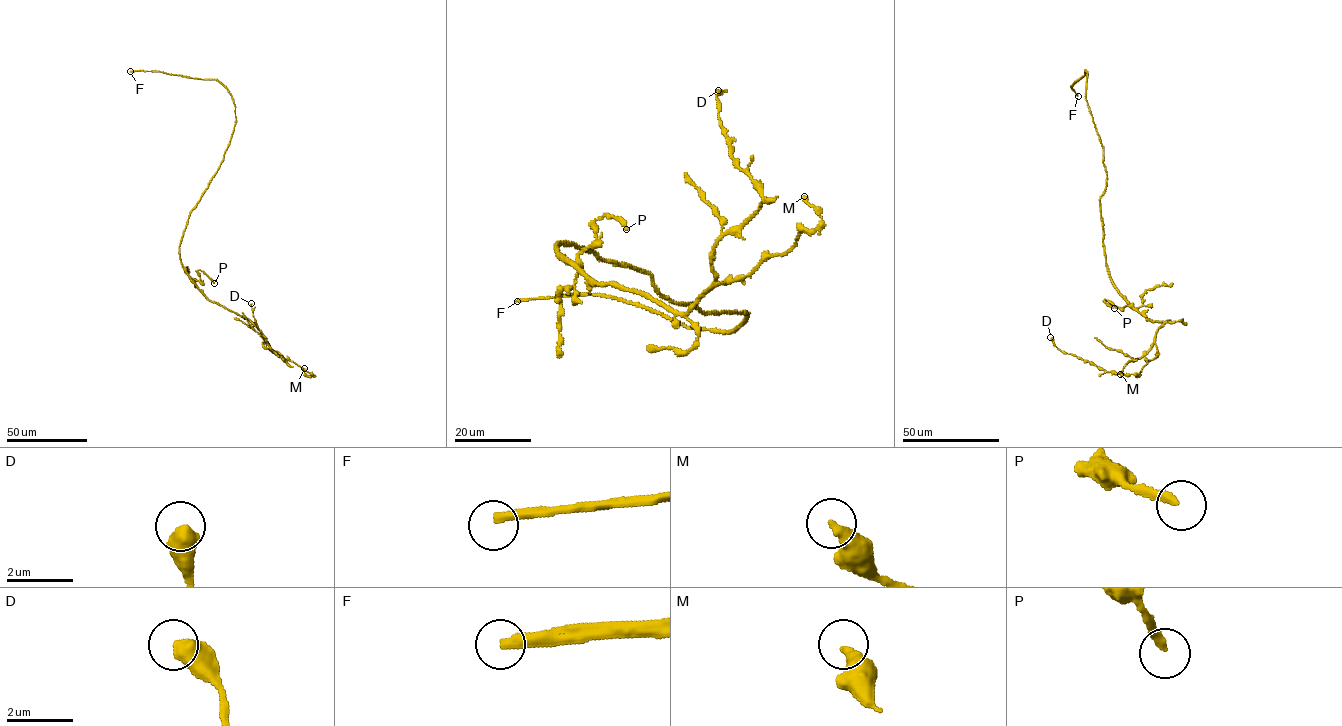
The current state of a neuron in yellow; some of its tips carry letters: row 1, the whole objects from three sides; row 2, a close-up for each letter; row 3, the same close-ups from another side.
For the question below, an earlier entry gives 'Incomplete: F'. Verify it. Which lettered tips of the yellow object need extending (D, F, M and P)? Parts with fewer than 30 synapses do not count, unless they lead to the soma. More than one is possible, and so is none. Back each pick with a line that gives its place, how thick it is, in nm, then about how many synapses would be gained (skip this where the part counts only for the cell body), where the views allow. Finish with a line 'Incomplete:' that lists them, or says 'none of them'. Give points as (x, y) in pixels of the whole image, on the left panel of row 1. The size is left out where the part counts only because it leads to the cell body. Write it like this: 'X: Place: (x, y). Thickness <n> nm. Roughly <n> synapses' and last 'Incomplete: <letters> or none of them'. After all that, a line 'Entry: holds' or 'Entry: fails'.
F: Place: (130, 71). Thickness 300 nm. Roughly 850 synapses
Incomplete: F
Entry: holds

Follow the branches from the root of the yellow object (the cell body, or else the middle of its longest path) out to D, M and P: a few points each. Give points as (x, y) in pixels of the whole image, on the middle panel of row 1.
D: (564, 245), (556, 252), (601, 285), (690, 310), (715, 282), (720, 239), (762, 201), (732, 157), (718, 90)
M: (564, 245), (556, 252), (601, 285), (684, 314), (712, 286), (749, 276), (814, 230), (821, 216), (804, 196)
P: (564, 245), (558, 242), (556, 252), (577, 265), (577, 255), (596, 241), (594, 220), (608, 214), (626, 229)

